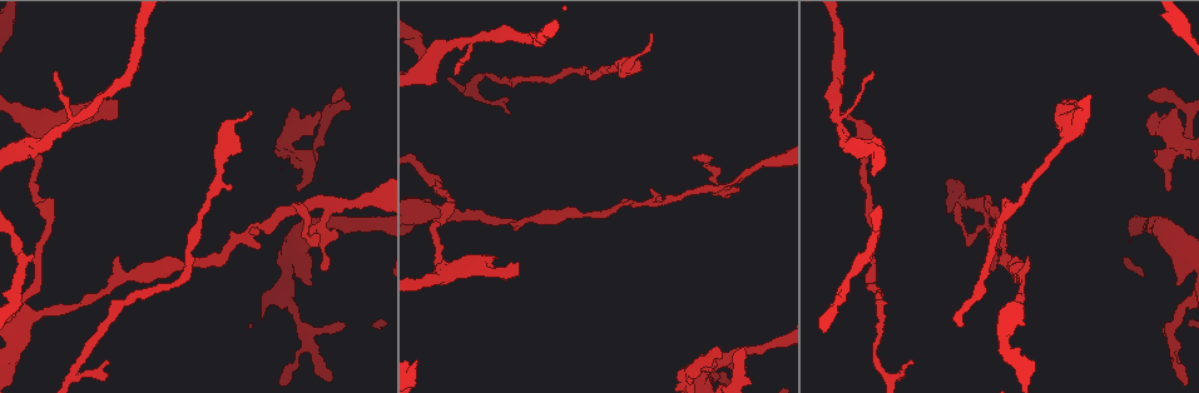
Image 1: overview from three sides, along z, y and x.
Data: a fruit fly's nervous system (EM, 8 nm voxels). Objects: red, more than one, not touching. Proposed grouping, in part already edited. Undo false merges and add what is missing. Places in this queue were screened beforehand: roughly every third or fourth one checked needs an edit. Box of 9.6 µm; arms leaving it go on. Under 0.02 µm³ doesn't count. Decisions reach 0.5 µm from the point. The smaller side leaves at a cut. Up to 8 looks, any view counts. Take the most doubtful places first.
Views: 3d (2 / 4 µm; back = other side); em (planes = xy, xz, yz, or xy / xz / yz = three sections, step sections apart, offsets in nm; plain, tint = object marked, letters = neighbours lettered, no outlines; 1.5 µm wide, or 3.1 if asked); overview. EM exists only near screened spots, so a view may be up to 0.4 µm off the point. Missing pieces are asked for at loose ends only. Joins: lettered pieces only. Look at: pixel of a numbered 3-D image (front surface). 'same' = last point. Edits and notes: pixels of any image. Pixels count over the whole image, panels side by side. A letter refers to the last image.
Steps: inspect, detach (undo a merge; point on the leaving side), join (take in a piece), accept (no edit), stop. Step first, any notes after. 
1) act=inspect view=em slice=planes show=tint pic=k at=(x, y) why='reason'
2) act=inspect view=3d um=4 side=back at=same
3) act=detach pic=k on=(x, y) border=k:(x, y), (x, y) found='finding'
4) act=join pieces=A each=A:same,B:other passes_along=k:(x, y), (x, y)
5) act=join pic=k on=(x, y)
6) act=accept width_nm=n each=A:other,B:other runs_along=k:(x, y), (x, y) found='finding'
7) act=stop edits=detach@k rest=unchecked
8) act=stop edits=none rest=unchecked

act=inspect view=em slice=planes show=letters pic=1 at=(342, 323) why='free end'

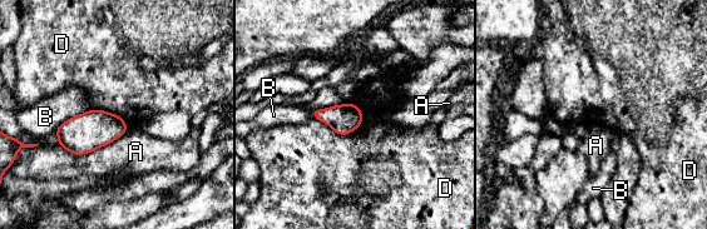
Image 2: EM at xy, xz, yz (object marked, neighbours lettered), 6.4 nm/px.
act=accept each=A:other,B:other,D:other border=2:(314, 118), (339, 134), (362, 123) found='none of them fits'

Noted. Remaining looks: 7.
act=inspect view=em slice=planes show=letters pic=1 at=(45, 141) why='thick turns thin'

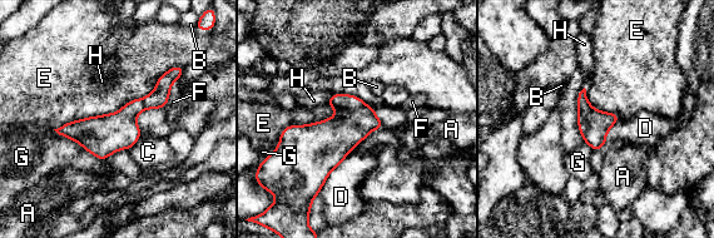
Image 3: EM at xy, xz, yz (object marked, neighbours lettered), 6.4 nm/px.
act=accept longest_contact=E:950nm each=A:other,B:other,C:other,D:other,E:other,F:other,G:other,H:other border=3:(183, 65), (115, 112), (53, 129) found='continuous, no second cell'

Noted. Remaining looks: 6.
act=inspect view=em slice=planes show=letters pic=1 at=(872, 268) why='a narrow waist'

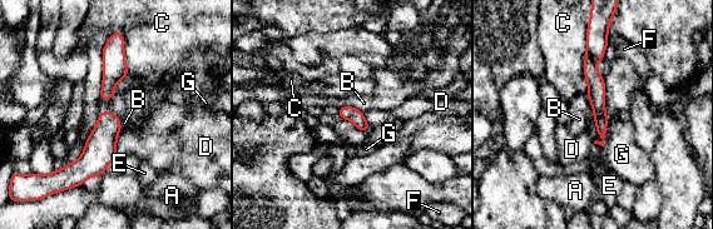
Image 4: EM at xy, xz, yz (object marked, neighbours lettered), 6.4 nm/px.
act=accept width_nm=90 longest_contact=C:400nm each=A:other,B:other,C:other,D:other,E:other,F:other,G:other found='all the same cell'

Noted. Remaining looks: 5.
act=stop edits=none rest=unchecked

